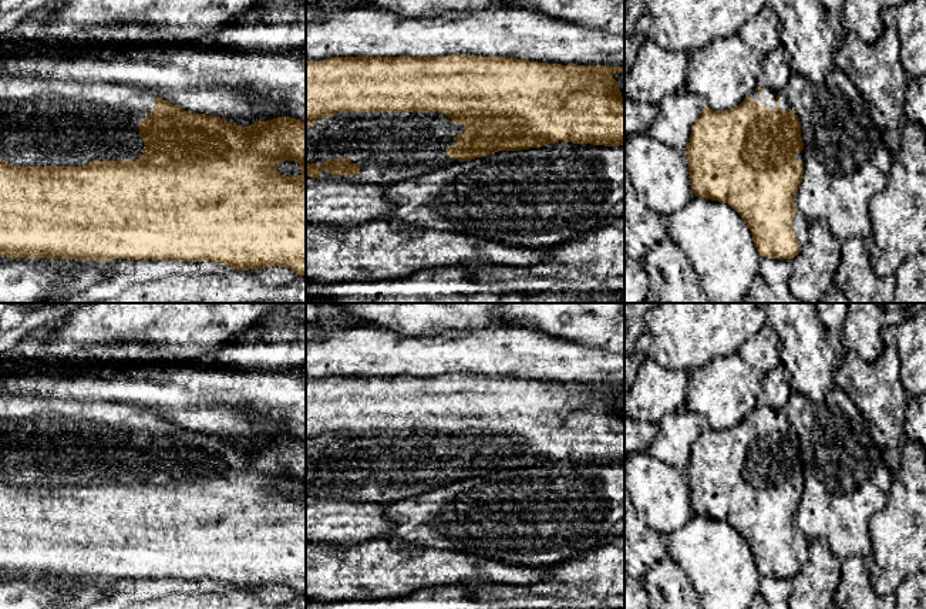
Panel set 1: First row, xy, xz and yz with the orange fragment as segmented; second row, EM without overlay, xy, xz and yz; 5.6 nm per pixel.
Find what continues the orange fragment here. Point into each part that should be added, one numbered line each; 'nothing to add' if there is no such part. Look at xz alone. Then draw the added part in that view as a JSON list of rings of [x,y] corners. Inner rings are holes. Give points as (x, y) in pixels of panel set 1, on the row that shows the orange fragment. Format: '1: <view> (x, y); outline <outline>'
1: xz (390, 147); outline [[[336,112],[331,118],[317,118],[313,128],[306,124],[306,164],[326,164],[333,158],[348,158],[351,164],[360,166],[358,174],[331,175],[323,169],[321,179],[385,186],[458,164],[457,158],[447,157],[447,148],[457,147],[454,137],[462,134],[464,125],[454,124],[444,112]]]

